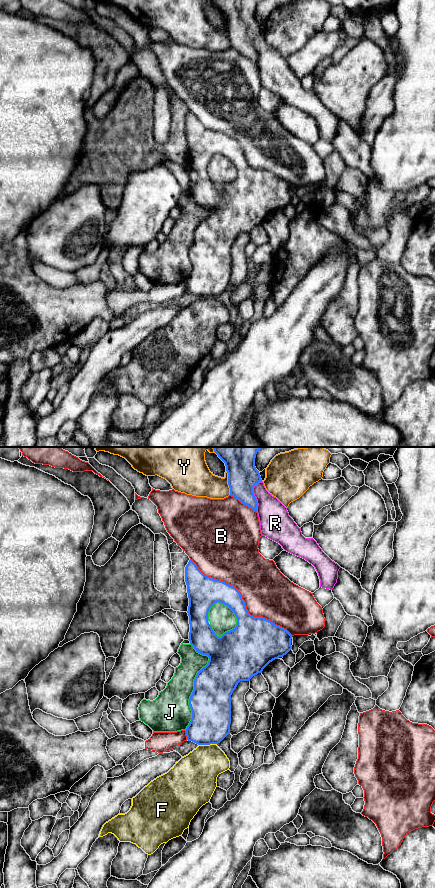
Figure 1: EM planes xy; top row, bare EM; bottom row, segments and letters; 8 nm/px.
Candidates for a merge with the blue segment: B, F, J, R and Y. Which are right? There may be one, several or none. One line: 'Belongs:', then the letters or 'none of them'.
Belongs: none of them

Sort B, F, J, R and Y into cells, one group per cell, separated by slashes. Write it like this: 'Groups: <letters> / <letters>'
Groups: B / F / J / R / Y

